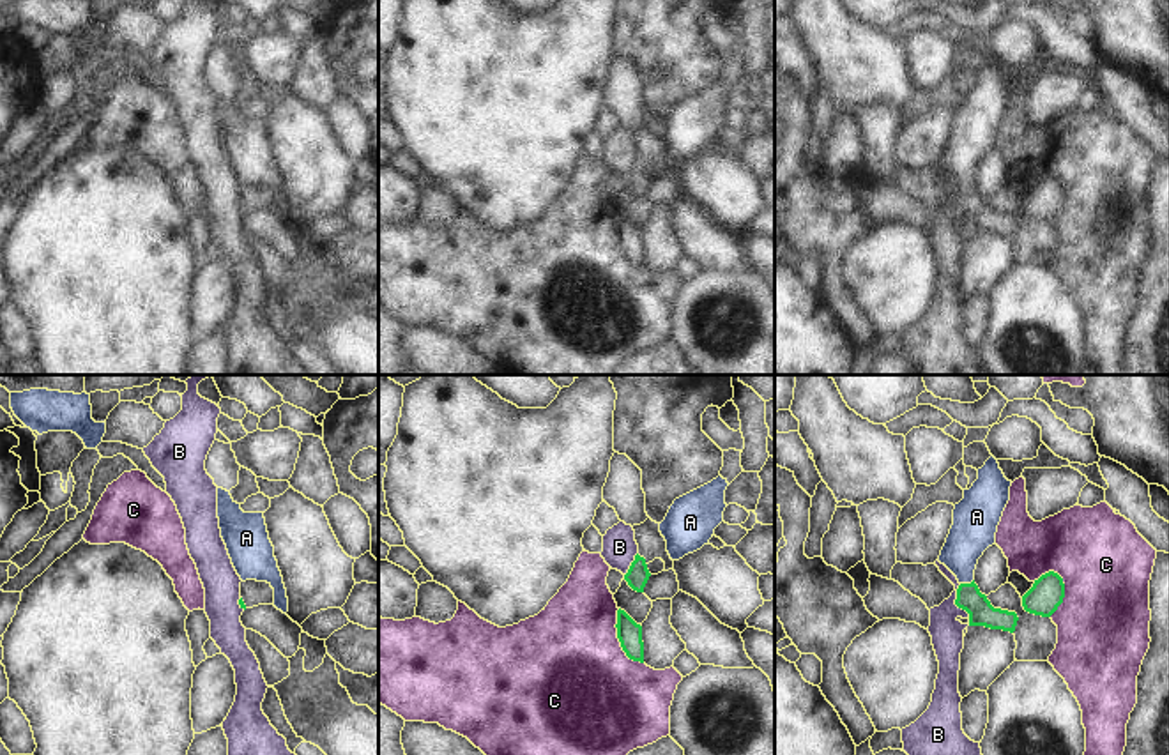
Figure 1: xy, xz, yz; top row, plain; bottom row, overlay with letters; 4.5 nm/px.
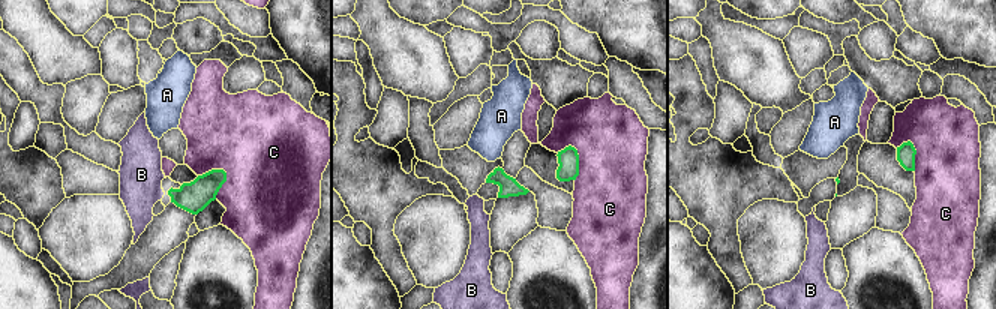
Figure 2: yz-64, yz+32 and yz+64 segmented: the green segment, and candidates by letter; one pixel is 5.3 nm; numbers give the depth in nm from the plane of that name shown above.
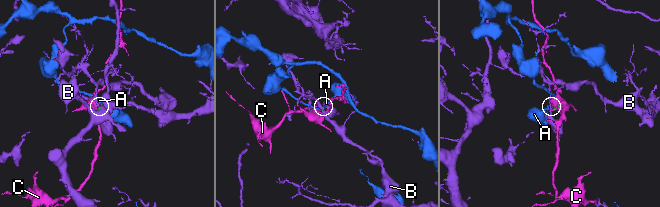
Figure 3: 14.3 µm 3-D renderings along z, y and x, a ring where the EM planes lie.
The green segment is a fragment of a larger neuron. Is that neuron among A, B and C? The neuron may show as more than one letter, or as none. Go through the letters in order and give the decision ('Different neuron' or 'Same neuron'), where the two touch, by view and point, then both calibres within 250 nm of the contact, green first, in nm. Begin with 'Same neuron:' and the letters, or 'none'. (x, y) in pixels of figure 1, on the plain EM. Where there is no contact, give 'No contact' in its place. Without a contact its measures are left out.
Same neuron: A
A: Same neuron. Touches green at yz (966, 188). Thickness 120 nm (green) against 200 nm
B: Different neuron. Touches green at yz (955, 205). Thickness 120 nm (green) against 150 nm
C: Different neuron. Touches green at yz (1063, 197). Thickness 150 nm (green) against 420 nm

